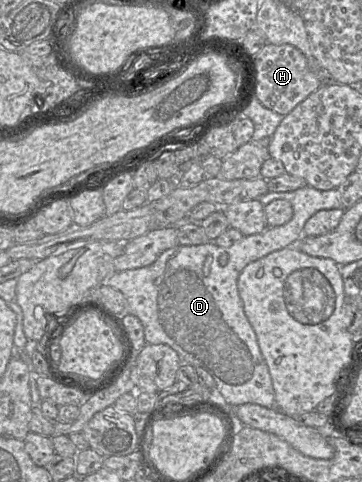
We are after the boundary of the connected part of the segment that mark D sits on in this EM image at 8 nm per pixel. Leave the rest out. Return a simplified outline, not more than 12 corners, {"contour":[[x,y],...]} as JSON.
{"contour":[[338,190],[267,192],[286,224],[177,245],[113,272],[146,344],[215,380],[228,407],[275,407],[237,283],[297,243]]}

